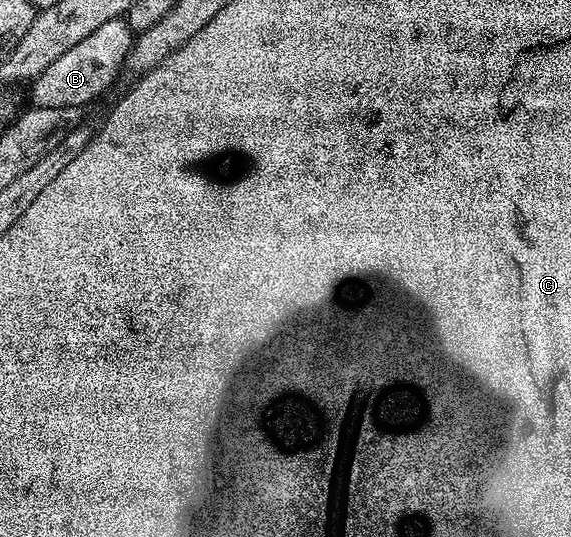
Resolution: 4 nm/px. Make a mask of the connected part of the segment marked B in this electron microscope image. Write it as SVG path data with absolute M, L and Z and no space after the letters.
M124 19L105 22L103 26L99 26L99 30L95 30L95 34L87 34L83 42L67 50L63 58L55 58L55 62L51 62L47 70L40 72L31 81L32 103L39 108L58 108L60 105L81 108L91 103L100 94L101 88L110 86L117 71L120 73L124 69L134 39L135 33Z

